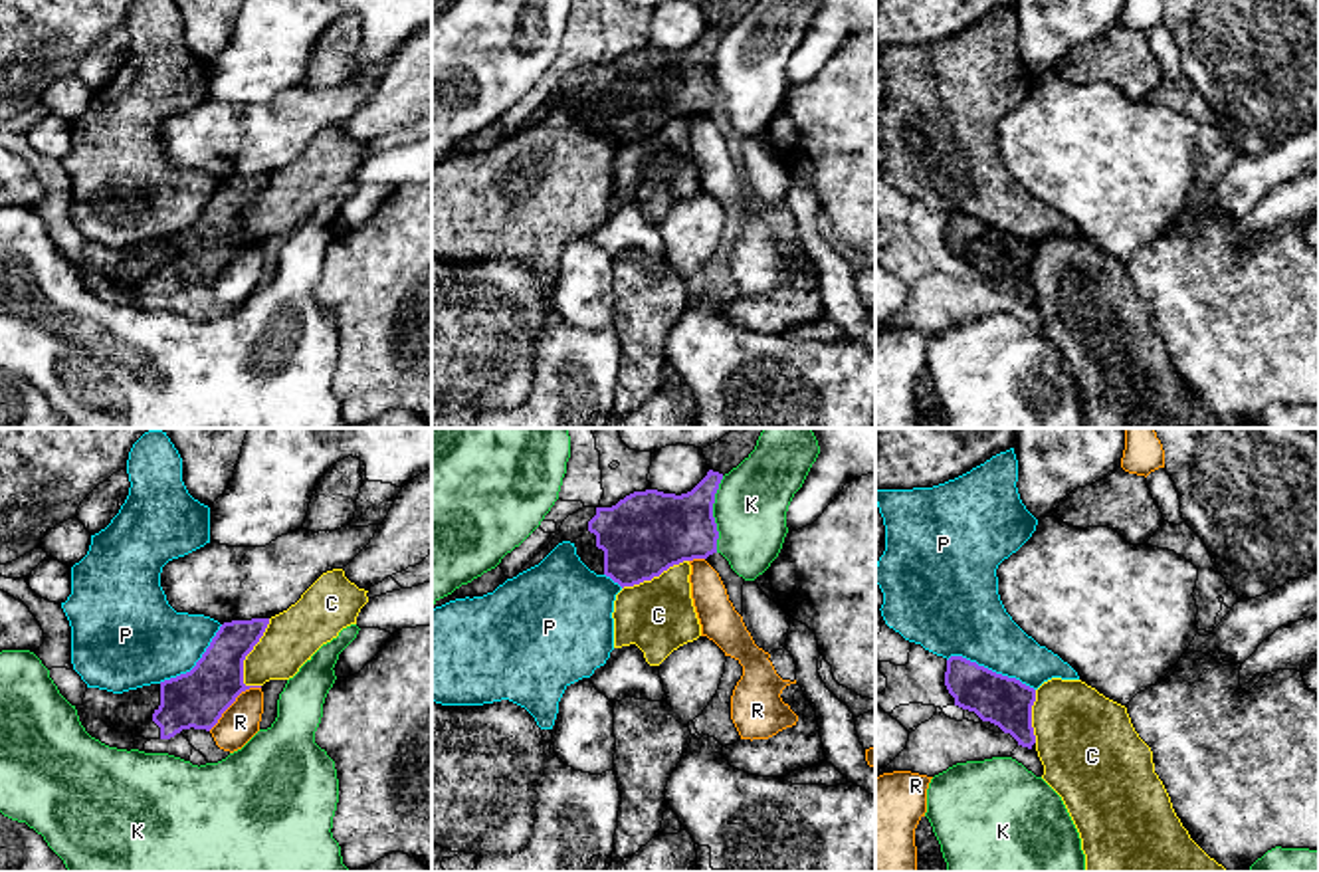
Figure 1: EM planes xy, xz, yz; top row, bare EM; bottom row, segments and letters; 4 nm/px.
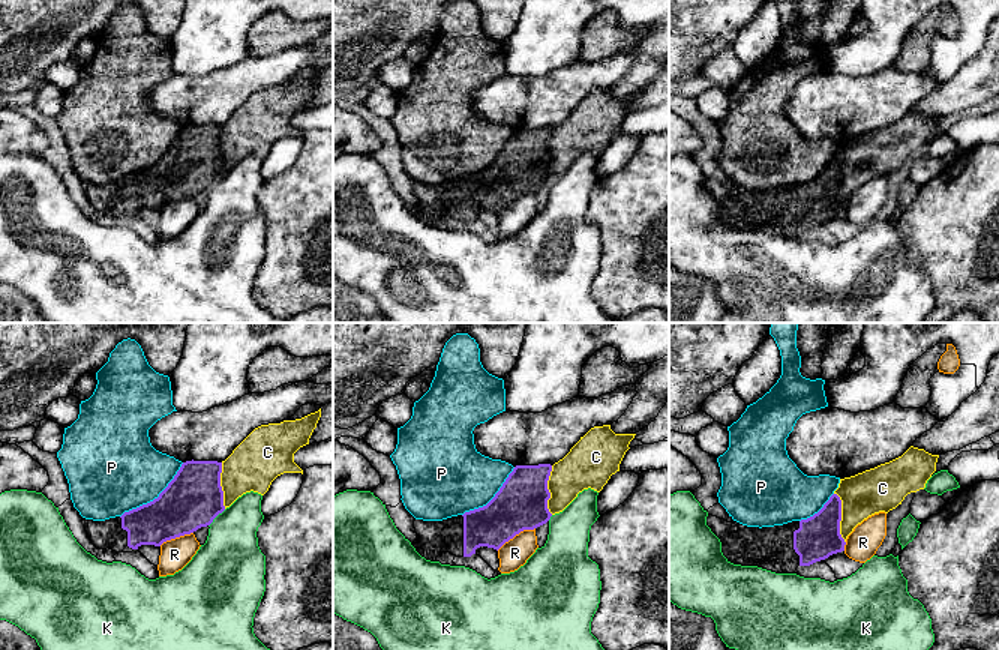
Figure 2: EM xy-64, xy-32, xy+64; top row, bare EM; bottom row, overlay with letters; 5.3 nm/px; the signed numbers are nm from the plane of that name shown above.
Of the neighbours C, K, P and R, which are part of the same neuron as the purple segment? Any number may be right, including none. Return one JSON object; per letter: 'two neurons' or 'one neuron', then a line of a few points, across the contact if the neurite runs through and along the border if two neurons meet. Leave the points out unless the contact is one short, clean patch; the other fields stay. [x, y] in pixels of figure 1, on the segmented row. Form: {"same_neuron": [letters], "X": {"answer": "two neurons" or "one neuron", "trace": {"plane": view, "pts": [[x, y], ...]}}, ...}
{"same_neuron": [], "C": {"answer": "two neurons"}, "K": {"answer": "two neurons"}, "P": {"answer": "two neurons"}, "R": {"answer": "two neurons", "trace": {"plane": "xy", "pts": [[260, 686], [246, 688], [208, 730]]}}}

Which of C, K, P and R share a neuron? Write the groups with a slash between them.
C / K / P / R

